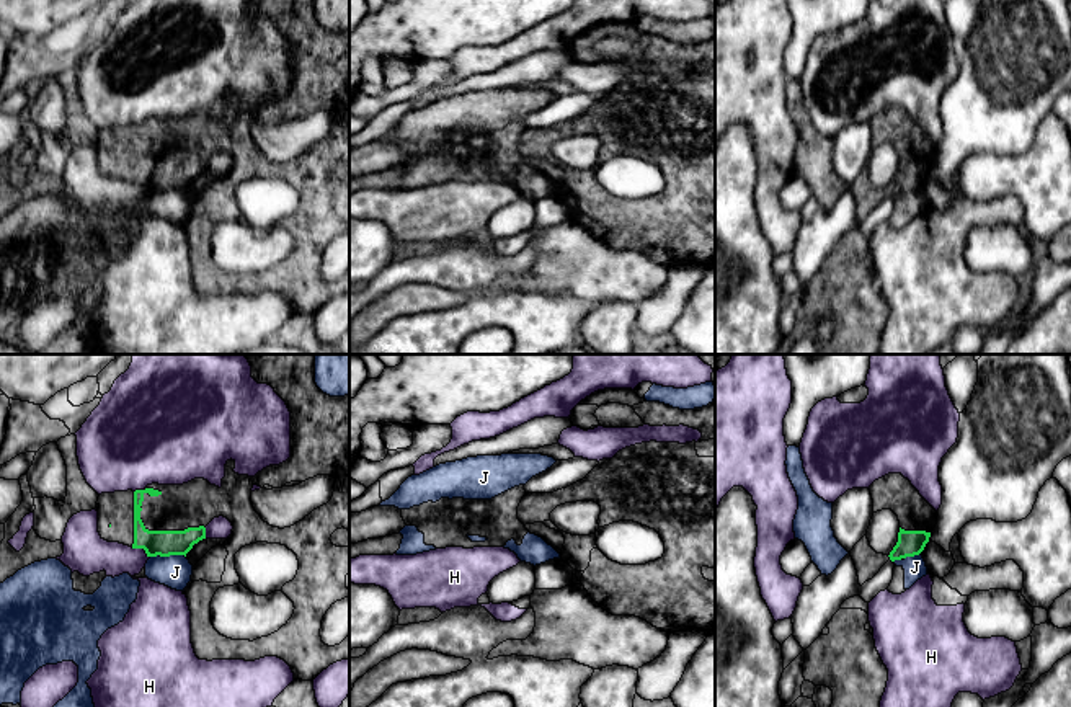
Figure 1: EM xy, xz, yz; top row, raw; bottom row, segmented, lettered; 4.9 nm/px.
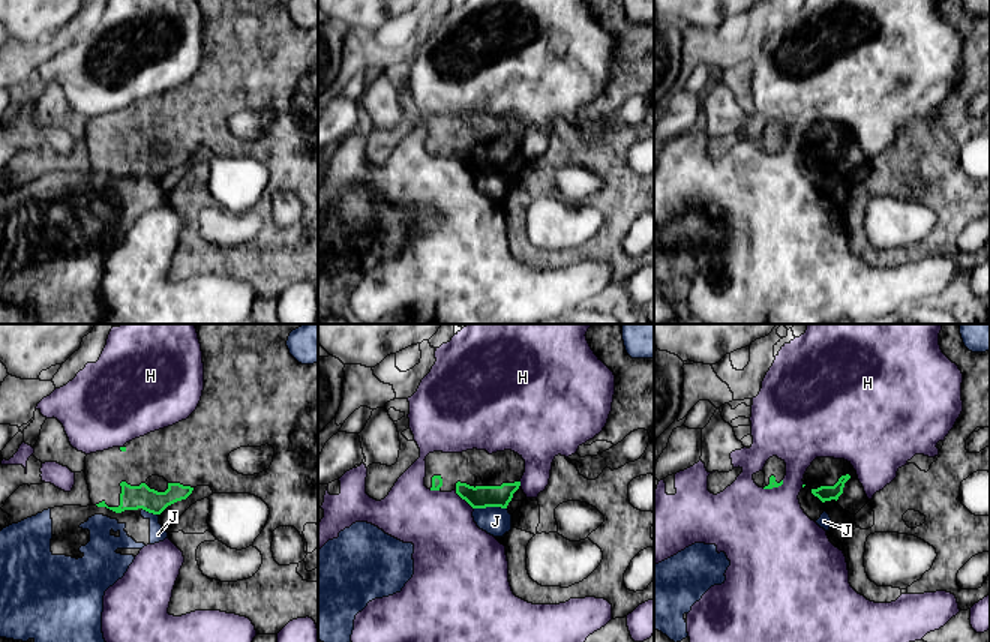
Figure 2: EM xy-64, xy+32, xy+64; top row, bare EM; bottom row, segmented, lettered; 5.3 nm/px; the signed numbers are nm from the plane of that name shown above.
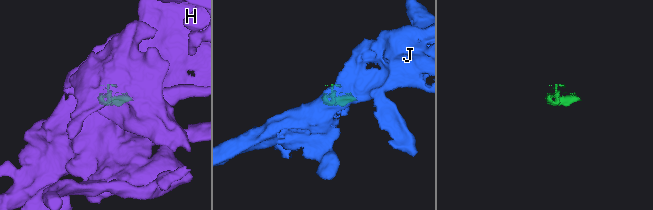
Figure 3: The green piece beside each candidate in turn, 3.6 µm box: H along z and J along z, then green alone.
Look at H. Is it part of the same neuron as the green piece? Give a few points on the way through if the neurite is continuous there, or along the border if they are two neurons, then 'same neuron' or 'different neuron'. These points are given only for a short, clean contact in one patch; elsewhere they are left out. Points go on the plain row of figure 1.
different neuron

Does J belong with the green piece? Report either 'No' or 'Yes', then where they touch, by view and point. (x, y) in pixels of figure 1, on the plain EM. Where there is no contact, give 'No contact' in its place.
No. Touches green at xy (167, 190)

